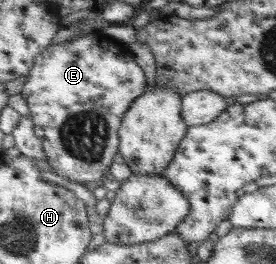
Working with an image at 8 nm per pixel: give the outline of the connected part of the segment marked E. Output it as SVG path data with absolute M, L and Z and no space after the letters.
M81 33L69 42L51 44L38 55L20 95L26 100L34 121L35 135L43 141L48 165L56 175L85 185L111 175L111 165L120 152L122 119L131 104L147 89L143 69L137 65L133 53L104 33Z

